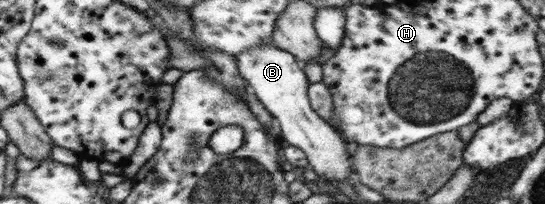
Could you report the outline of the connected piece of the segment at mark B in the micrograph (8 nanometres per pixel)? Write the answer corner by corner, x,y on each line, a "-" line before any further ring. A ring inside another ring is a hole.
275,45
246,49
238,53
236,59
238,74
245,79
246,85
254,90
254,95
275,119
279,137
302,149
309,167
318,176
328,179
329,182
348,183
348,177
354,170
353,166
350,166
348,144
338,135
336,129
312,110
307,96
310,83
299,61

